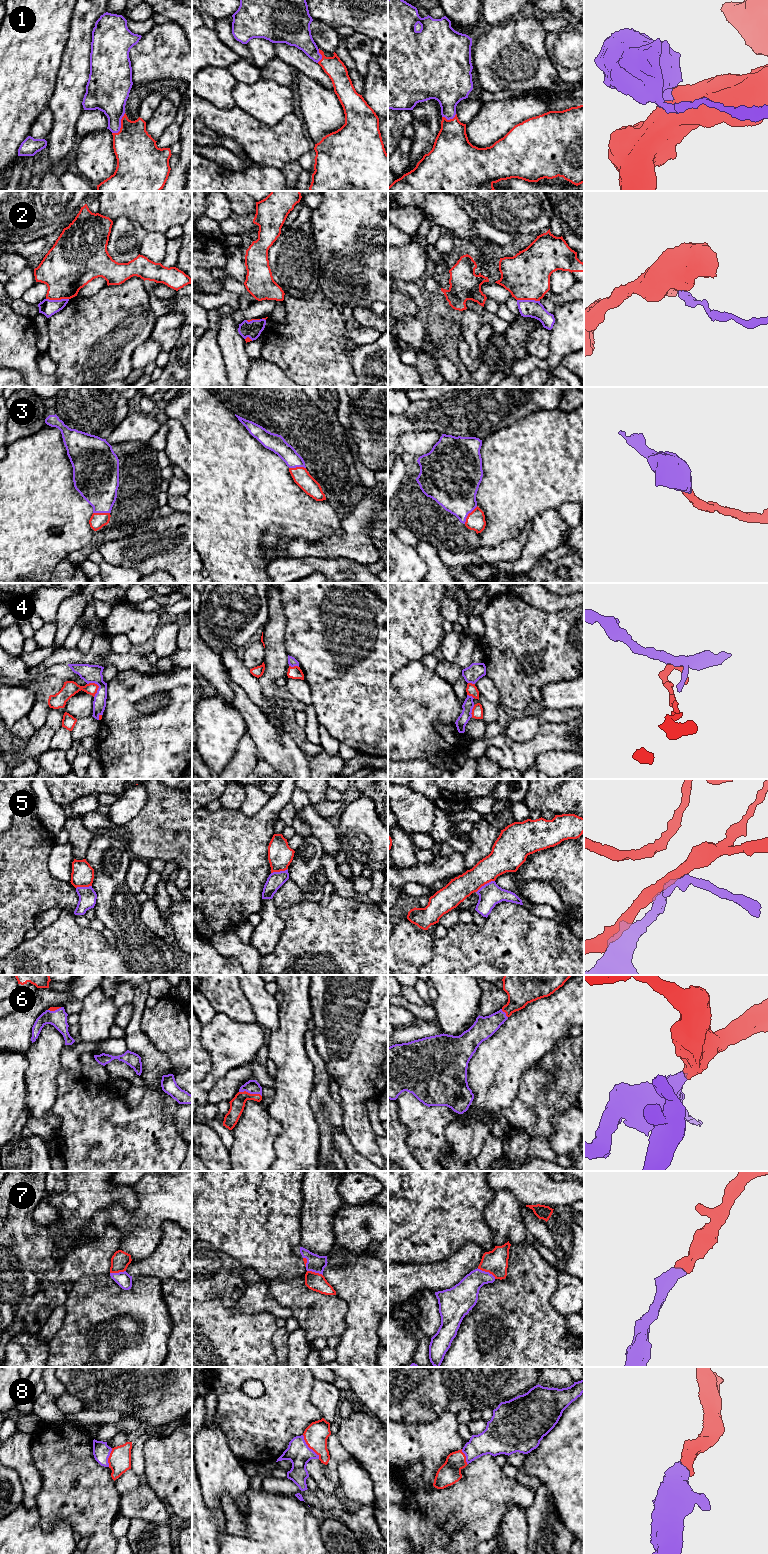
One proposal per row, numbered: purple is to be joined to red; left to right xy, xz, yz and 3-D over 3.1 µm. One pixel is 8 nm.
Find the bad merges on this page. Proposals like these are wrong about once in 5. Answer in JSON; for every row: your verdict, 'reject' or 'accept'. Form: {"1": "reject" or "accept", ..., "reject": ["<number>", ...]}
{"1": "accept", "2": "reject", "3": "accept", "4": "reject", "5": "reject", "6": "accept", "7": "accept", "8": "accept", "reject": ["2", "4", "5"]}

